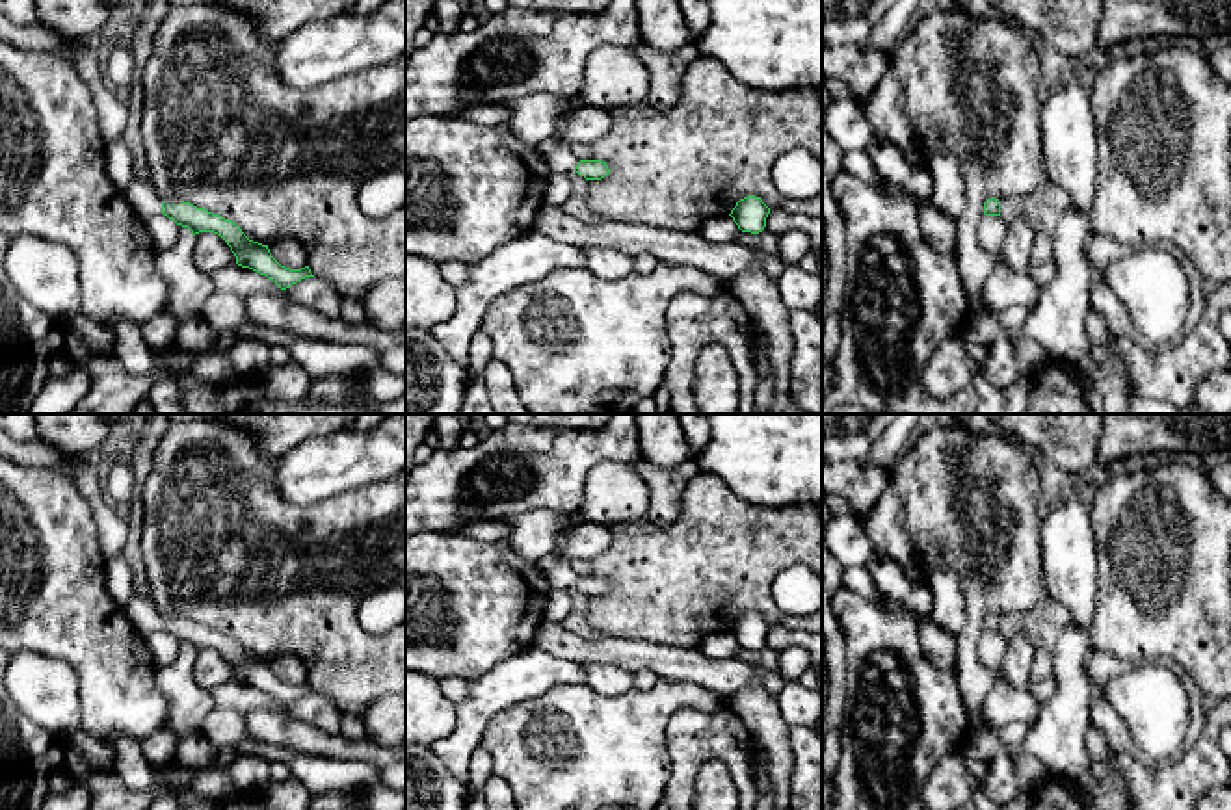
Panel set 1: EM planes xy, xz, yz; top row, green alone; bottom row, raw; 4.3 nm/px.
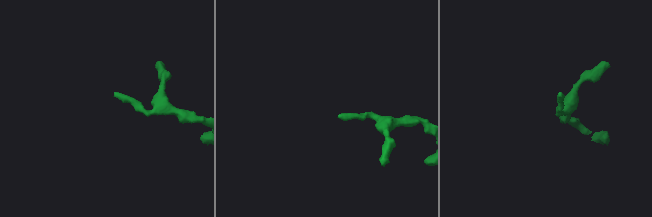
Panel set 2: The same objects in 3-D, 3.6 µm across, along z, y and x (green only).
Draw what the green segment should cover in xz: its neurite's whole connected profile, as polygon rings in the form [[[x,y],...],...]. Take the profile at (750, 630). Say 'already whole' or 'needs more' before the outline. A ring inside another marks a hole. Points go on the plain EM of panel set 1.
already whole | [[[748,611],[736,619],[729,632],[742,648],[759,650],[766,643],[768,630],[770,624],[762,619],[761,613]]]

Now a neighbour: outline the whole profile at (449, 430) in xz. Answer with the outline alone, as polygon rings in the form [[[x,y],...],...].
[[[435,414],[433,429],[439,437],[439,450],[461,448],[459,440],[467,425],[454,414]]]

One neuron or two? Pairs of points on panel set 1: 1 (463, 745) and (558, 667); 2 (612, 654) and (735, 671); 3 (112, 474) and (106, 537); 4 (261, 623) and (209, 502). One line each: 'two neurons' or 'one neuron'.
1: one neuron
2: one neuron
3: two neurons
4: one neuron

